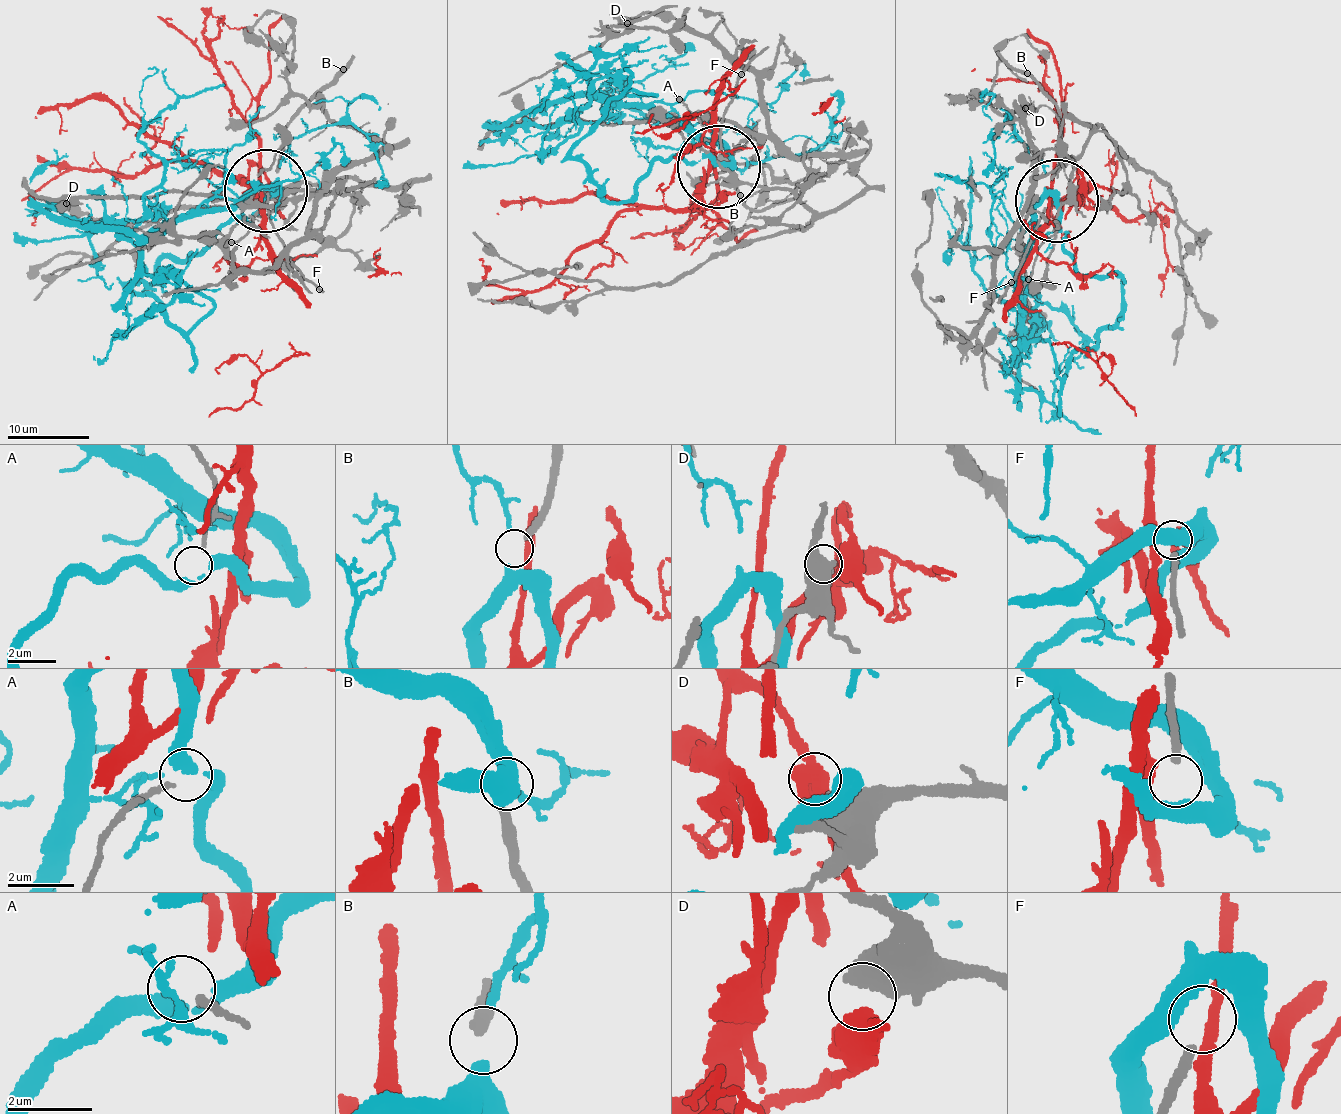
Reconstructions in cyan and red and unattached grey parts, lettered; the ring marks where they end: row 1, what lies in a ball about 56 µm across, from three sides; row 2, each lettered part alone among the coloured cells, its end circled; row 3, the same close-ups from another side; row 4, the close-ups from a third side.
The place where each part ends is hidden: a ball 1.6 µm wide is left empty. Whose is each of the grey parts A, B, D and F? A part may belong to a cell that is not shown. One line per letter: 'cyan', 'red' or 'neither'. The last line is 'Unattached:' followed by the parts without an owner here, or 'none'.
A: neither
B: cyan
D: neither
F: neither
Unattached: A, D, F

